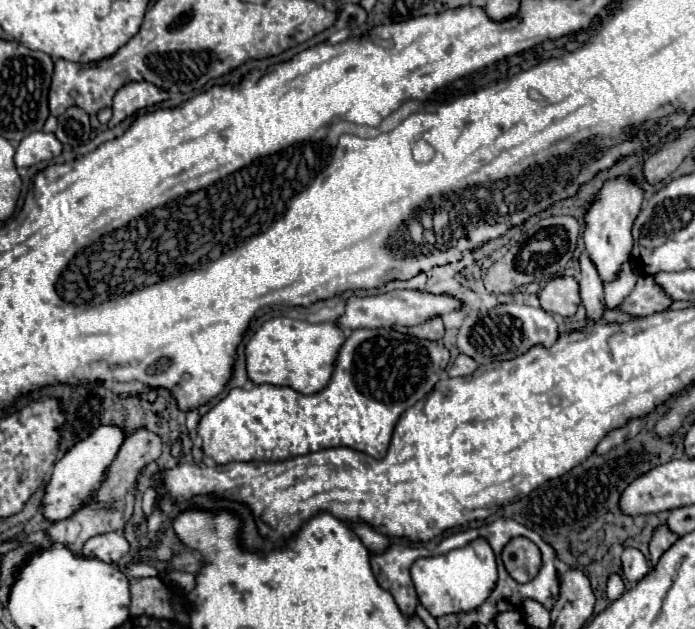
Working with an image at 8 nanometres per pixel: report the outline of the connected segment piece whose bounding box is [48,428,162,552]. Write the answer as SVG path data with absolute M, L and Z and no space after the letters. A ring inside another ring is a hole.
M136 428L122 444L116 460L112 462L110 470L108 470L108 478L102 484L102 488L96 492L94 502L90 506L84 506L82 510L78 510L74 516L54 522L48 528L50 540L52 542L60 542L66 544L70 550L80 552L86 544L88 538L96 536L96 534L106 534L106 532L122 532L122 526L126 526L132 518L134 512L134 494L138 490L138 476L142 472L144 466L148 466L150 462L158 460L158 456L162 454L162 440L156 432L148 430L148 428Z

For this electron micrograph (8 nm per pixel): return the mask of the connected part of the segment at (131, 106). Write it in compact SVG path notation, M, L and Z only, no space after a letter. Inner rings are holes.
M132 82L124 88L118 90L118 94L114 96L114 116L108 122L108 128L118 126L122 120L126 120L128 116L136 114L142 108L150 108L158 102L168 100L168 92L156 88L150 82Z

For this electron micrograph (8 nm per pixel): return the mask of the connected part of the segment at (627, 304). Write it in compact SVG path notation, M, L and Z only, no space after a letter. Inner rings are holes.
M640 276L632 294L628 294L618 306L620 312L630 316L648 316L654 312L662 312L670 306L672 298L668 298L654 282L652 276Z

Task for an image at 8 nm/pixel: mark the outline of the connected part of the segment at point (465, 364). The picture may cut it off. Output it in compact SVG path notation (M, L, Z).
M460 354L460 356L454 360L454 364L450 366L448 376L470 376L476 368L478 368L478 364L476 364L470 356Z

